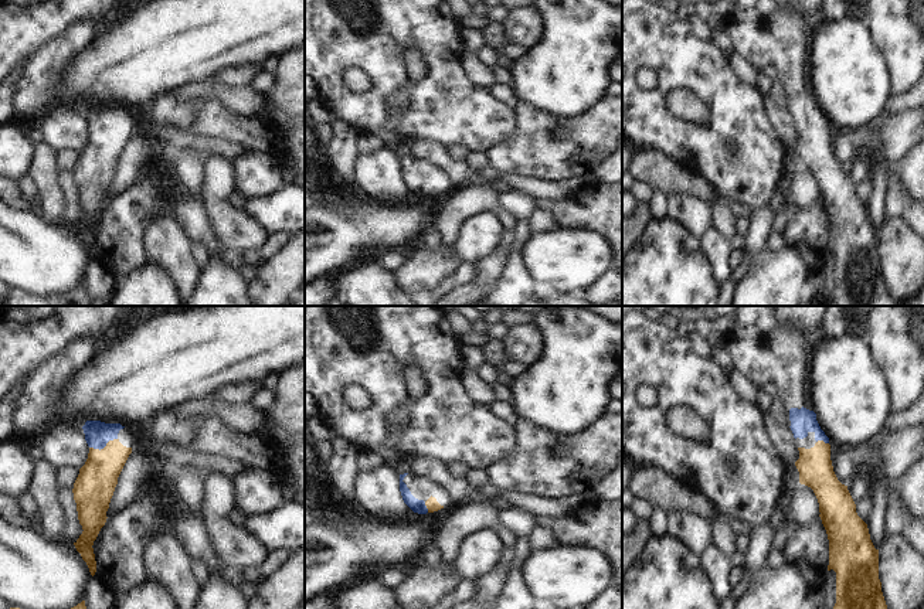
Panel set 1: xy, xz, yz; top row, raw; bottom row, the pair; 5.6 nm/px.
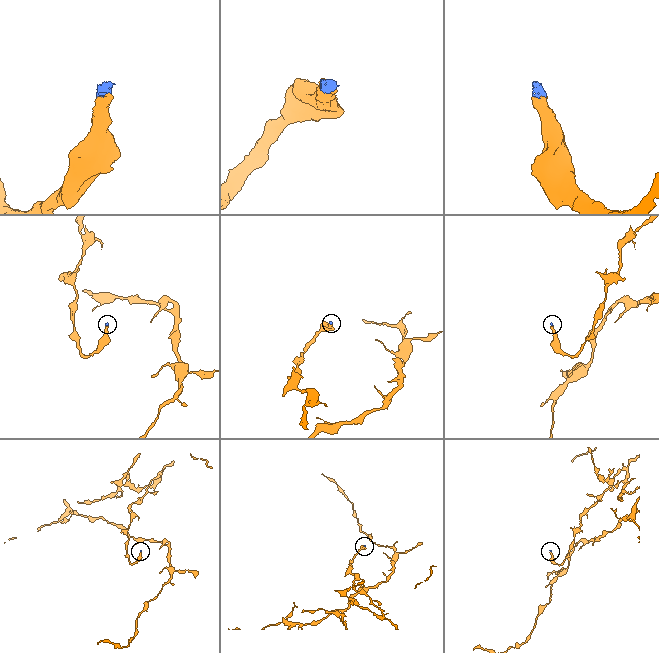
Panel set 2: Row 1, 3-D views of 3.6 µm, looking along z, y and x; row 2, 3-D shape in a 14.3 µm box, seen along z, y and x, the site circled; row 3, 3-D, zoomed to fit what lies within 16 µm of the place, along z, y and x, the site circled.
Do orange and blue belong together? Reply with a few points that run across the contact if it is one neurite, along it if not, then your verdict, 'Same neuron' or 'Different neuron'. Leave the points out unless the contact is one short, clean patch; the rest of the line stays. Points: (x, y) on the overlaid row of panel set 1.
Line: xy (94, 487), (104, 465), (104, 448), (98, 434). Same neuron.

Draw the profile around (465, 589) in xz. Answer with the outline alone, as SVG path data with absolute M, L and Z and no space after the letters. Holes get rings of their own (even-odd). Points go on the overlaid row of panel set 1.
M461 578L453 588L453 593L459 602L466 602L476 596L476 586L473 579Z

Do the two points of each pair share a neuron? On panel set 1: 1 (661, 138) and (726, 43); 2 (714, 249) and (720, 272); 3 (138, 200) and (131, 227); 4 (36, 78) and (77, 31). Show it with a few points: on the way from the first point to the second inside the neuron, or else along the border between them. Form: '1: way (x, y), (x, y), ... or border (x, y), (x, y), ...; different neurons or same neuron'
1: border (712, 40), (727, 58); different neurons
2: way (719, 255), (720, 266); same neuron
3: way (135, 207), (131, 211), (131, 220); same neuron
4: way (47, 67), (70, 43); same neuron

